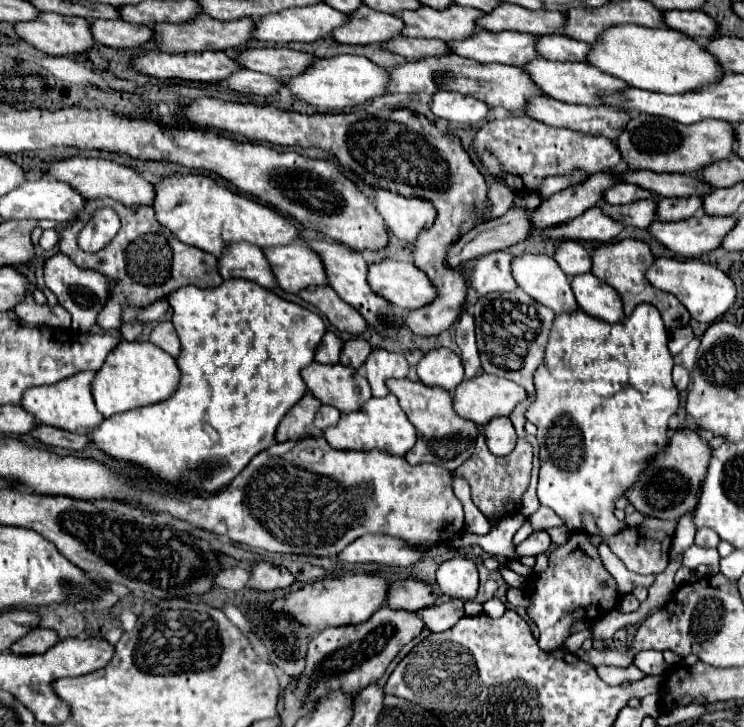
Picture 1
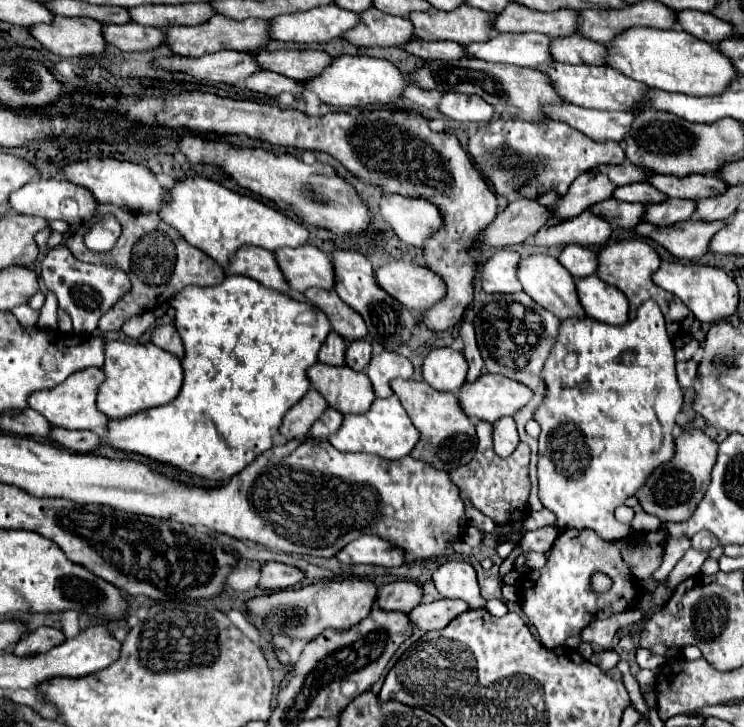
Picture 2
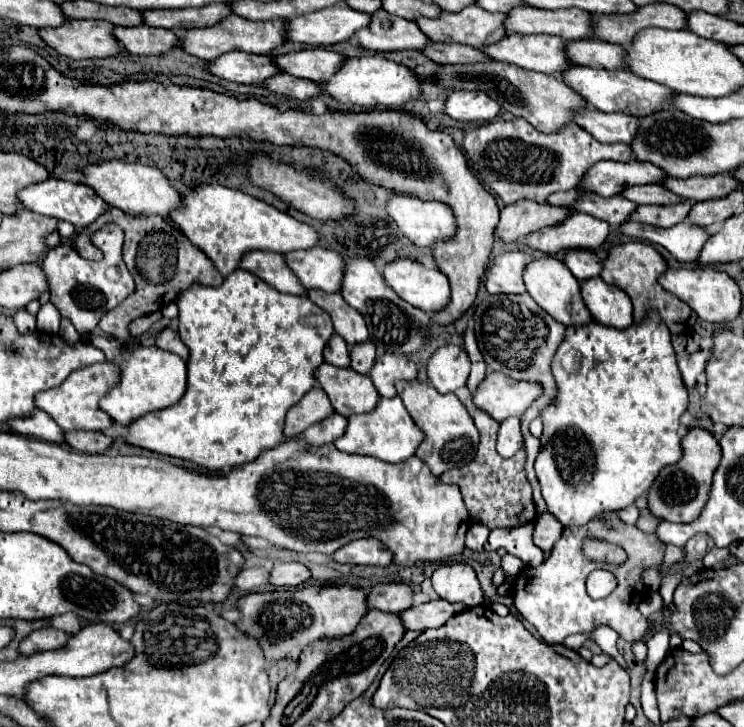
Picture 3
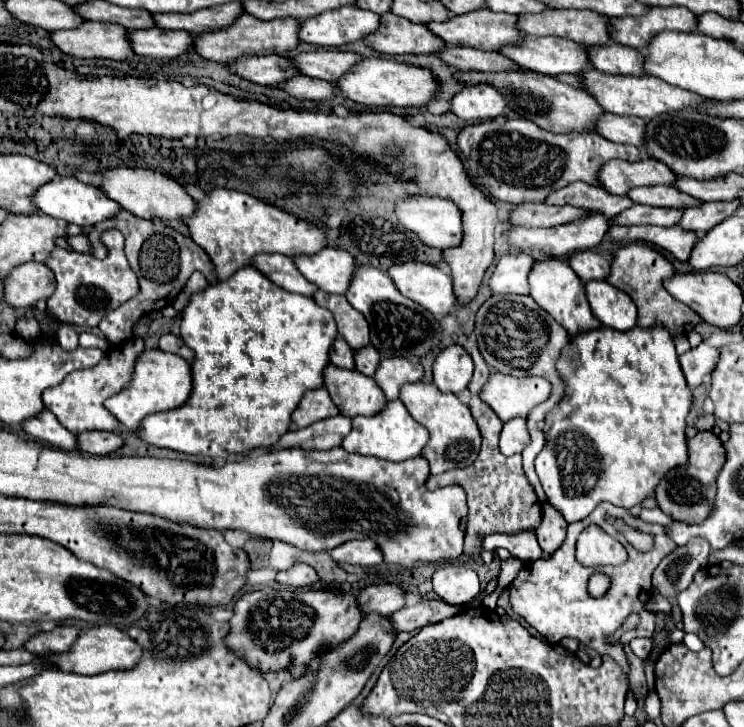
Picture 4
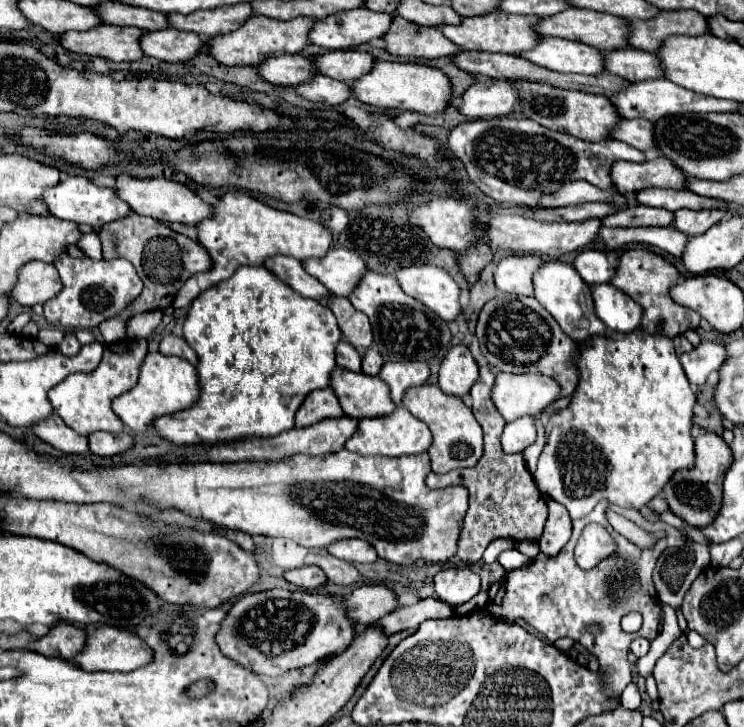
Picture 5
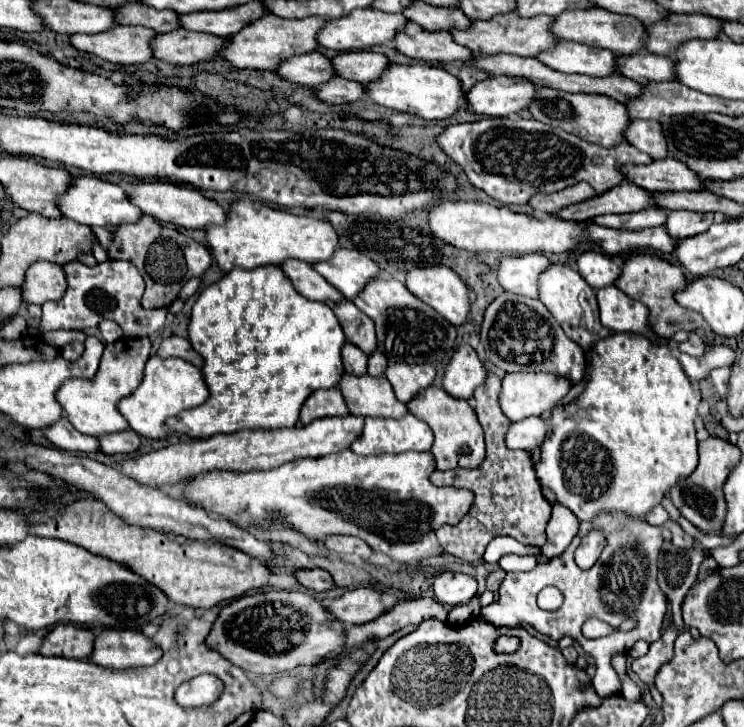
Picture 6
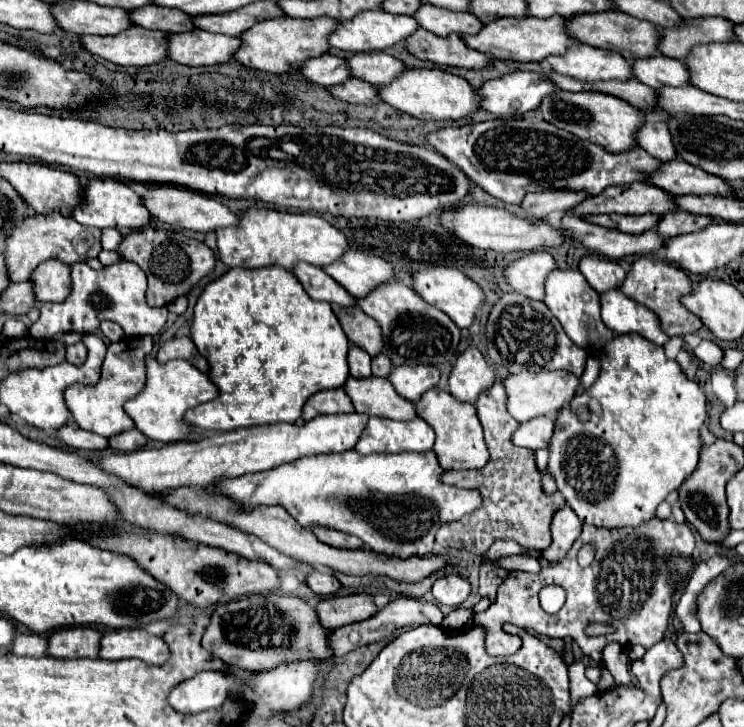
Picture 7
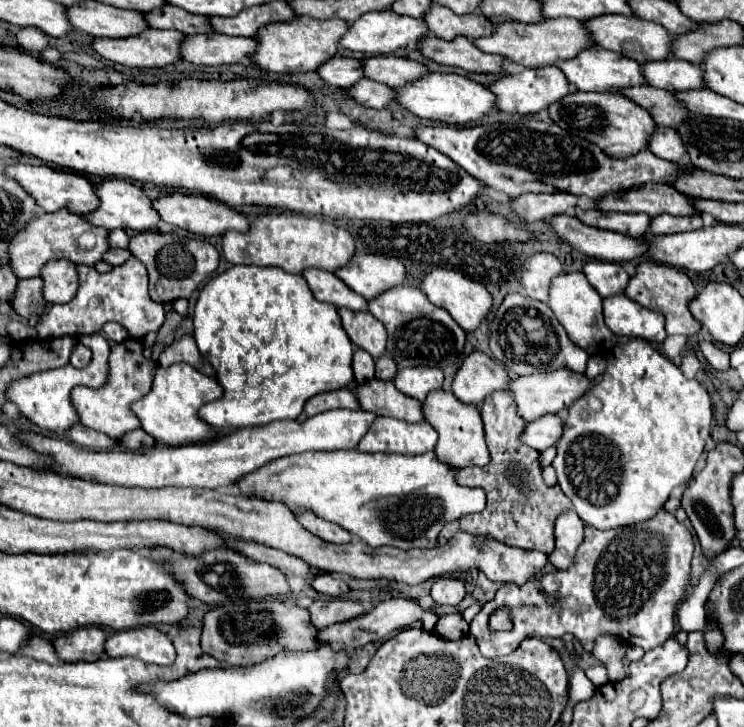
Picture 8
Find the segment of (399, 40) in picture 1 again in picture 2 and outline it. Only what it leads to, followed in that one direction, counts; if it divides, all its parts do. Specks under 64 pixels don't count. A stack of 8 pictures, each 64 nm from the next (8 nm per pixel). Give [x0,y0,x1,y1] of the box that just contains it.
[400,38,466,60]

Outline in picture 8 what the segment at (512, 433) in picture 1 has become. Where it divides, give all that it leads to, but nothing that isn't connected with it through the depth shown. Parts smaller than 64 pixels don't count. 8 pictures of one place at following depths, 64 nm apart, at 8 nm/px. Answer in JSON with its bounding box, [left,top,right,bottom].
[520,414,562,452]

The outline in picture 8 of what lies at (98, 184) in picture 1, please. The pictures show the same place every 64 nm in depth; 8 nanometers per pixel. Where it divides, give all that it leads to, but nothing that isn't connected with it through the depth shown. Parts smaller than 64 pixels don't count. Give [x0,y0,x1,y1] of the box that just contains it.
[152,190,248,236]

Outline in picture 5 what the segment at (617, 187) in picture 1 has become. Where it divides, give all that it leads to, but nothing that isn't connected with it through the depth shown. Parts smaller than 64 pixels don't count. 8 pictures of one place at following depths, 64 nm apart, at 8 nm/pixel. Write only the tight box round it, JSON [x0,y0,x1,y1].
[634,188,726,212]

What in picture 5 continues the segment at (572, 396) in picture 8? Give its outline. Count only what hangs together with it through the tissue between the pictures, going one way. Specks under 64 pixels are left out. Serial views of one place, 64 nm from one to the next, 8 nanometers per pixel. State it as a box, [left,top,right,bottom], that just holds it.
[492,374,560,422]

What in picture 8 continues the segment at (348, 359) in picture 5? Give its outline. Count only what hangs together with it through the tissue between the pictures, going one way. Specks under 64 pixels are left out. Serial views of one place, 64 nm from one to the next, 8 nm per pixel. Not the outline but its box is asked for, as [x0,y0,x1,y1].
[352,348,374,384]

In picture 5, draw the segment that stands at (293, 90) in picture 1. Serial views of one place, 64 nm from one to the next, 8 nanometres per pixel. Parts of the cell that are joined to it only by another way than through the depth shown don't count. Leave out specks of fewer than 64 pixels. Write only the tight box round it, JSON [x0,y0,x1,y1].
[352,62,450,116]

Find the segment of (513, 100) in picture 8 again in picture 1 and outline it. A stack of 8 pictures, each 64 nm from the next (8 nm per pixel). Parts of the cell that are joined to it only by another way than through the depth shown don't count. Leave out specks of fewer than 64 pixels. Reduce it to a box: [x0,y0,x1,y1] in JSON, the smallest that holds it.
[430,92,488,124]

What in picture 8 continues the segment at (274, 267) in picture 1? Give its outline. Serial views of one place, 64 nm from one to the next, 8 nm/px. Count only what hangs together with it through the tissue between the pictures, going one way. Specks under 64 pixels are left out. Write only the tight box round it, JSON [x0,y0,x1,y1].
[334,252,406,300]

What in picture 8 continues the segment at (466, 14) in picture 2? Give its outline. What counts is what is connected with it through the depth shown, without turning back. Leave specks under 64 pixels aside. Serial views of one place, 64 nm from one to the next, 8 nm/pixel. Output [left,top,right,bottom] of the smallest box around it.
[472,18,592,68]

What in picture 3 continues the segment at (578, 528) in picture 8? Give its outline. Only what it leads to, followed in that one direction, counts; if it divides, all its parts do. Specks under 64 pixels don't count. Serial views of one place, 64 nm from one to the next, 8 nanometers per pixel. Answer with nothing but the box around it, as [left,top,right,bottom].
[532,512,562,554]

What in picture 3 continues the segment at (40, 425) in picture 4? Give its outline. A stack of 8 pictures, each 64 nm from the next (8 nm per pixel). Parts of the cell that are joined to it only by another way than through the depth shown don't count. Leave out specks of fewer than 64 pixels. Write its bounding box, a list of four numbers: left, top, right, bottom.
[8,410,64,444]

